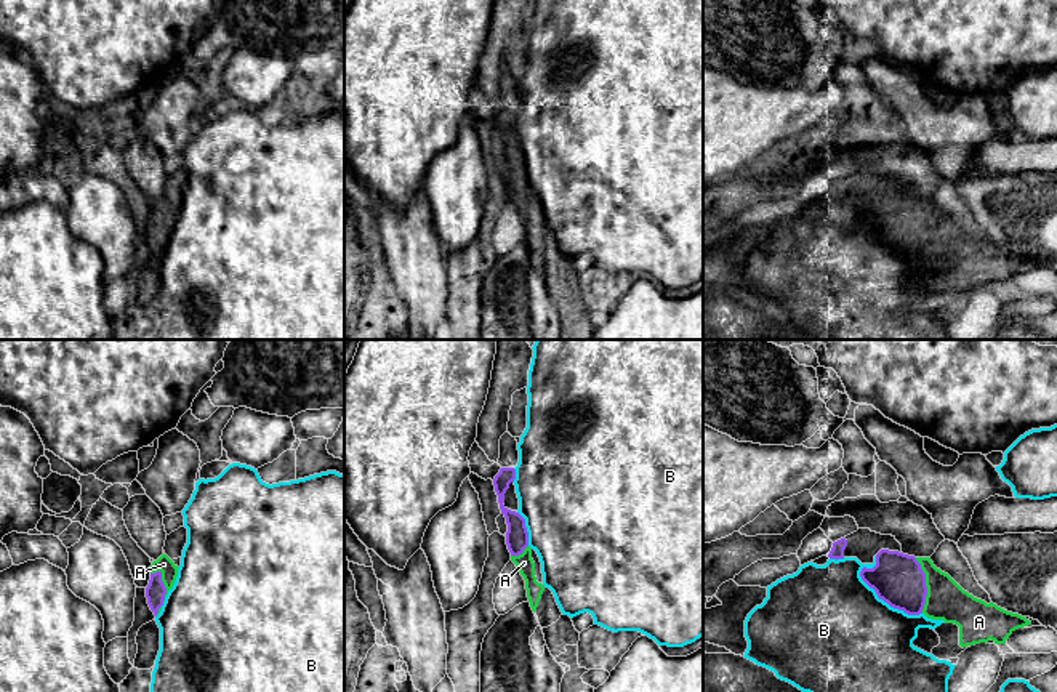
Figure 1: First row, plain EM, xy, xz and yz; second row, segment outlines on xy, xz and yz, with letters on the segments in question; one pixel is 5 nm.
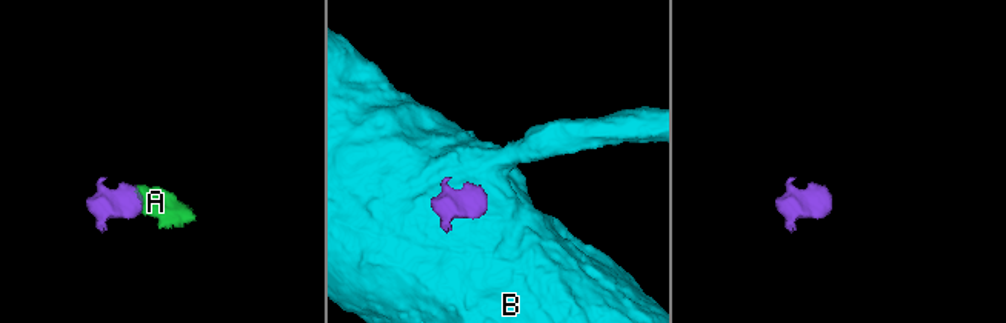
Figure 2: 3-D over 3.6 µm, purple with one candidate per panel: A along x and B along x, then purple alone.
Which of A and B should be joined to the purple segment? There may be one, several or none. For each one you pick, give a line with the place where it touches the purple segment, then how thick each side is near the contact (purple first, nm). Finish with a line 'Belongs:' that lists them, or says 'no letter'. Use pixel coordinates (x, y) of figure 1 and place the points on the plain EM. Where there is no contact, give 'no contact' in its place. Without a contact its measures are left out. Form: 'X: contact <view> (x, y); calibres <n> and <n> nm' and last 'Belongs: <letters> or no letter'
A: contact yz (924, 226); calibres 260 and 200 nm
Belongs: A

